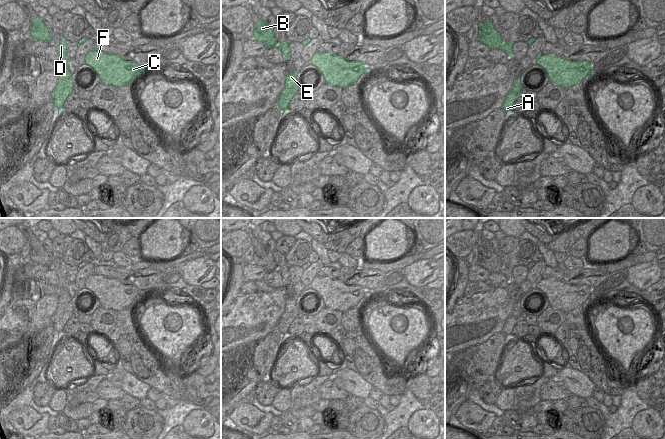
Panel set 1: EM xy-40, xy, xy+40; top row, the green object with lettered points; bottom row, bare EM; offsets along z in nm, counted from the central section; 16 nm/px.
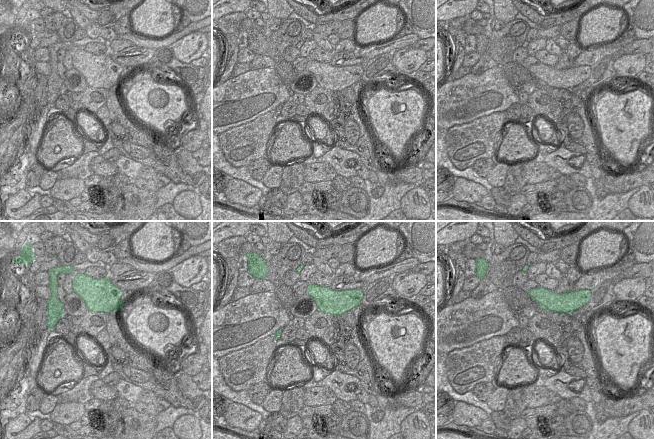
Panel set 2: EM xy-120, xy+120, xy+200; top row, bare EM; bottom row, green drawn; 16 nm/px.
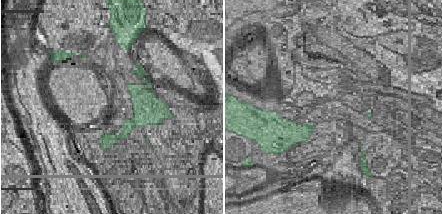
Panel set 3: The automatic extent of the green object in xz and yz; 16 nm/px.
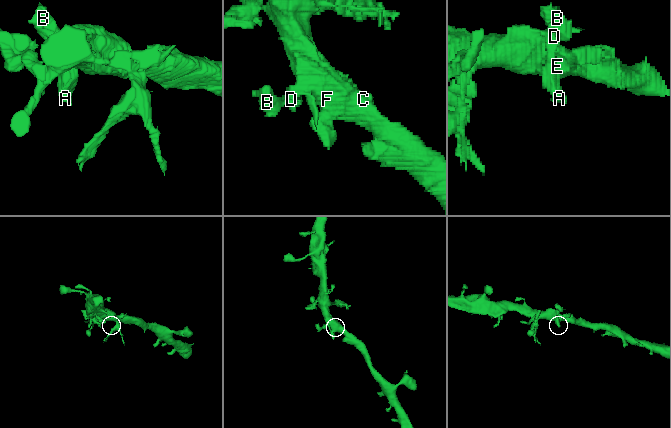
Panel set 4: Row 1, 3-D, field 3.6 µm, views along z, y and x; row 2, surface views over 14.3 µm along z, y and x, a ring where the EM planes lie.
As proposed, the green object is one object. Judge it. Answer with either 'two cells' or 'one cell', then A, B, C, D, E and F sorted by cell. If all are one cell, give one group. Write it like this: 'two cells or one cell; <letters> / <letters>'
one cell; A B C D E F

